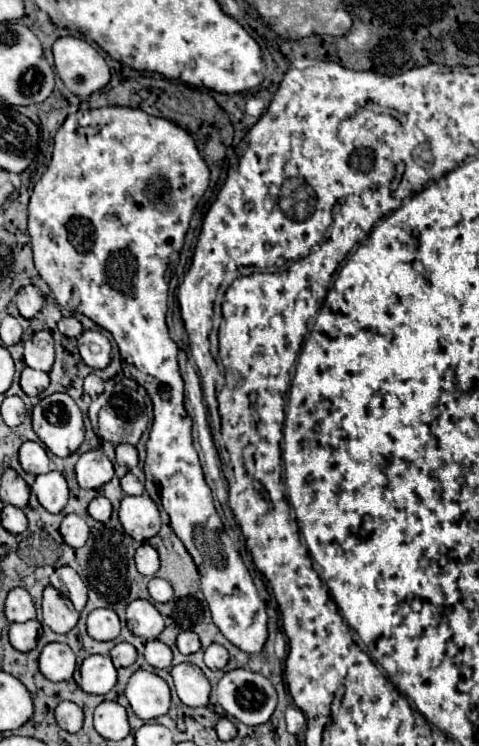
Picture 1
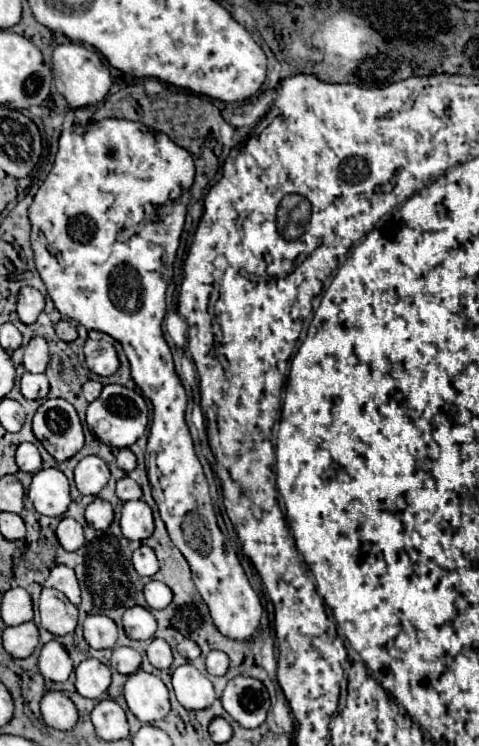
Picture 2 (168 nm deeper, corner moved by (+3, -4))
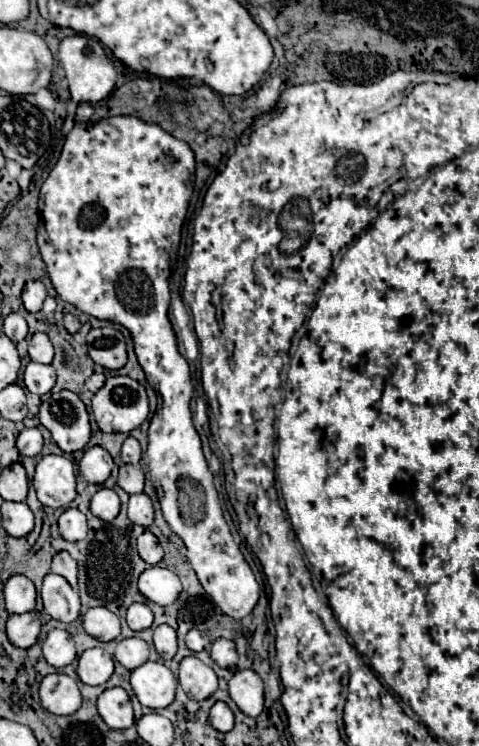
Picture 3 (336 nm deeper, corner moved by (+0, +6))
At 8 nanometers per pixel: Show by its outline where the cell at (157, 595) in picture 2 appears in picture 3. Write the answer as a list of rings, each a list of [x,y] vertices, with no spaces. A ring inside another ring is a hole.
[[[151,566],[139,576],[139,592],[151,602],[167,606],[177,600],[181,592],[181,580],[167,568]]]

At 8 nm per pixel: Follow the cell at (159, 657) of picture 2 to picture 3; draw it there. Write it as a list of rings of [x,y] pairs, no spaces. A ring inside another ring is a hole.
[[[167,624],[157,626],[155,636],[153,636],[153,644],[163,660],[171,660],[177,652],[177,636],[175,636],[173,628],[169,628]]]

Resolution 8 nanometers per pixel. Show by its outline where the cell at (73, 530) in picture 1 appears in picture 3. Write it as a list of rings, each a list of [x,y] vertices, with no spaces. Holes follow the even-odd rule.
[[[67,508],[59,518],[59,534],[69,540],[77,542],[87,536],[87,518],[75,508]]]

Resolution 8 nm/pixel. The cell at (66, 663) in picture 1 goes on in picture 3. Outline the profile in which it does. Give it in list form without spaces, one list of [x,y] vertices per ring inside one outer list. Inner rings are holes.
[[[51,630],[43,644],[43,656],[55,668],[71,664],[75,660],[75,644],[71,634],[65,630]]]

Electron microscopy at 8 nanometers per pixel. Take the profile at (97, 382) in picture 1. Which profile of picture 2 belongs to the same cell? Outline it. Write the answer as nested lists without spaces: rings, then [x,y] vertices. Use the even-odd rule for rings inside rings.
[[[88,380],[88,382],[82,386],[82,394],[84,394],[84,398],[86,398],[88,402],[96,400],[96,398],[100,396],[100,390],[102,390],[102,384],[96,382],[96,380]]]

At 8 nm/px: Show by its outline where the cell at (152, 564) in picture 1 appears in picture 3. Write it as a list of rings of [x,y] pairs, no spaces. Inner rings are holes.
[[[145,530],[137,538],[137,550],[139,550],[139,556],[151,566],[155,566],[155,564],[159,564],[163,560],[163,548],[159,546],[157,538],[149,530]]]

